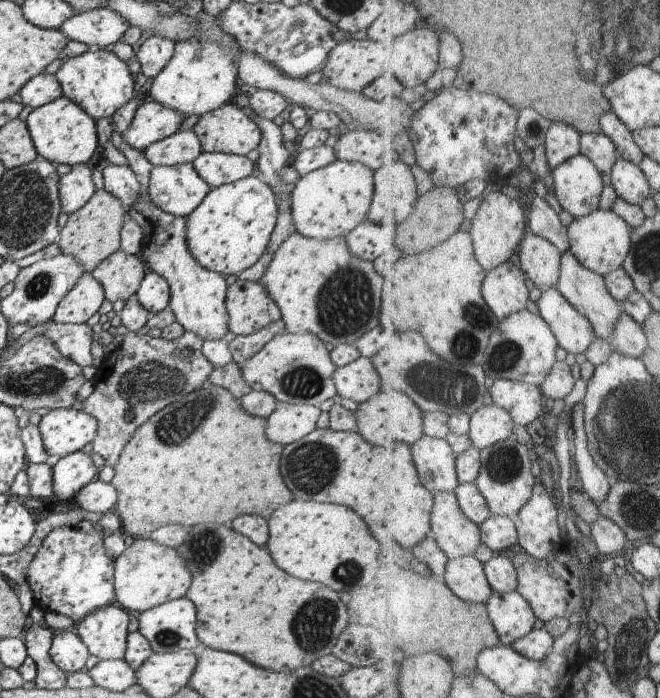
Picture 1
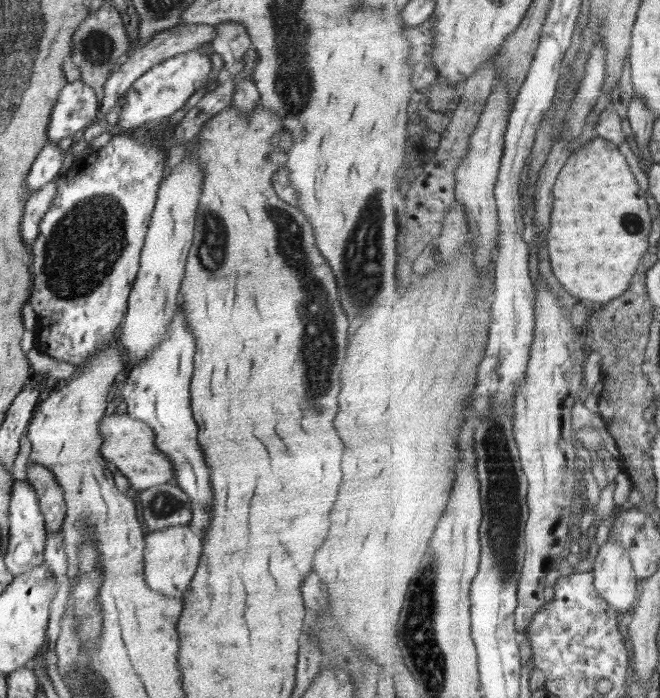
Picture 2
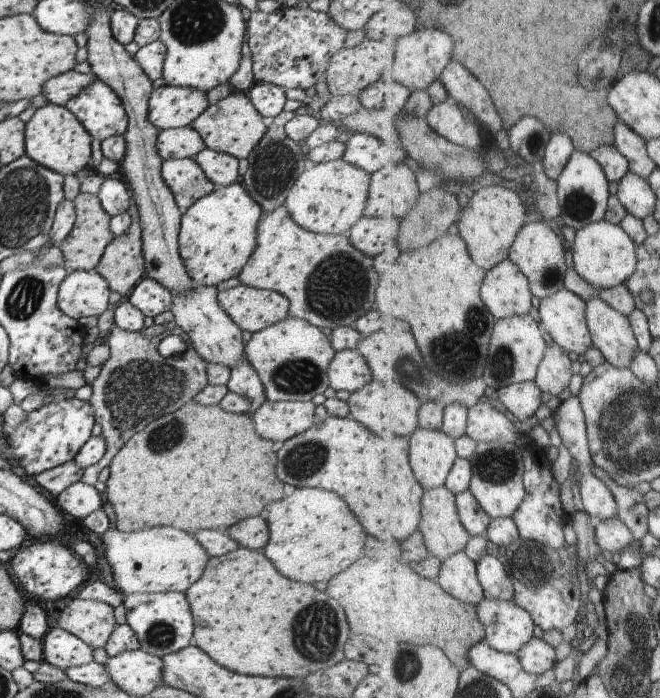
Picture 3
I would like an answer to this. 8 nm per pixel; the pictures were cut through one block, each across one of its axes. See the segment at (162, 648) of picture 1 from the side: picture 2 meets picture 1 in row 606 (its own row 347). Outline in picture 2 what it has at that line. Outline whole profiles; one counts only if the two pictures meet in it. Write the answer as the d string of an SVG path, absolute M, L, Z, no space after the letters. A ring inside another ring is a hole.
M178 307L174 318L159 345L135 367L130 368L129 377L121 393L126 402L127 414L145 422L155 432L155 446L173 464L175 482L191 500L192 518L190 527L202 538L209 525L209 506L213 503L212 491L206 468L204 453L198 445L198 425L191 409L190 383L193 375L193 358L196 341L187 325L182 307Z

